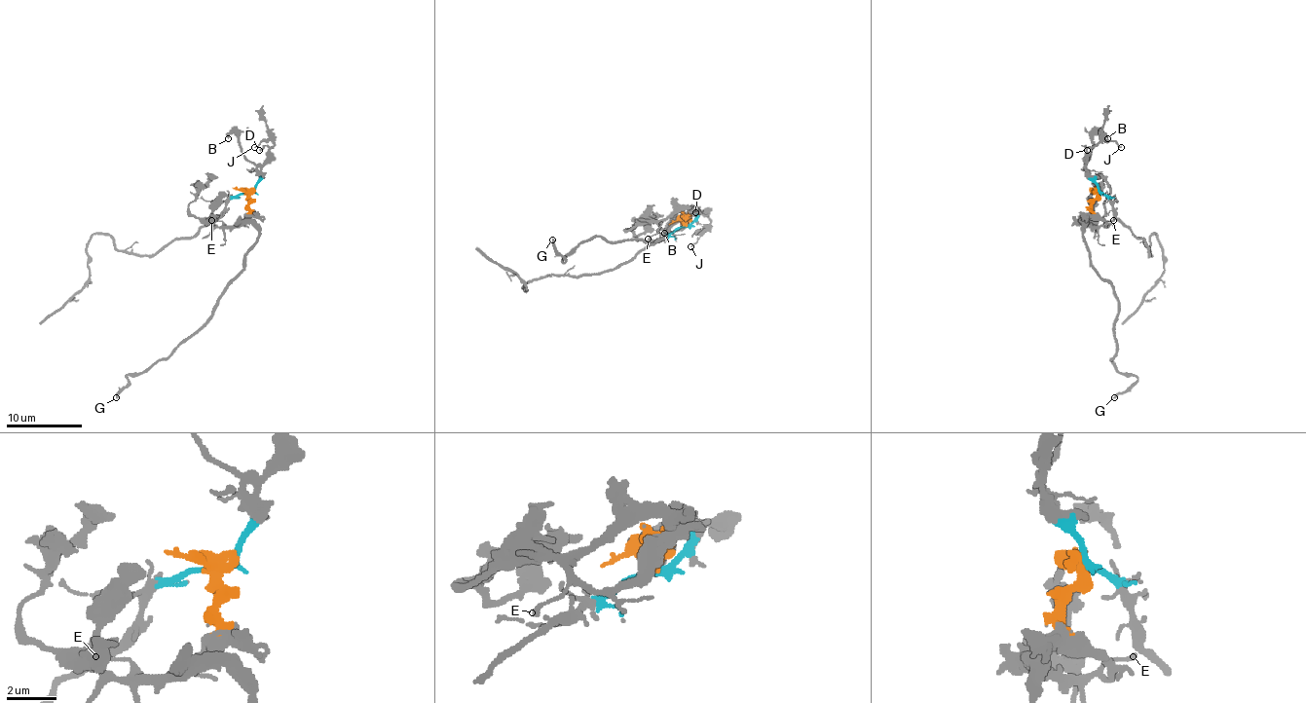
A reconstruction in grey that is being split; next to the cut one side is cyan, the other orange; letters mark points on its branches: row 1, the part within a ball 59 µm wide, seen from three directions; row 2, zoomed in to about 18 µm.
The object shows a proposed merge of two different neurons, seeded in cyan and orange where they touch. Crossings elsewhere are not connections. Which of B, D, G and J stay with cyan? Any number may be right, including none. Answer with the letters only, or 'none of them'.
B, D, J

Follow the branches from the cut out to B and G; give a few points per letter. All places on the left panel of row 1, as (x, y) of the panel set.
B: (249, 194), (258, 178), (255, 166), (242, 150), (238, 137), (230, 133), (228, 139)
G: (247, 194), (258, 241), (245, 256), (245, 266), (202, 324), (166, 358), (128, 374), (128, 383), (117, 398)

